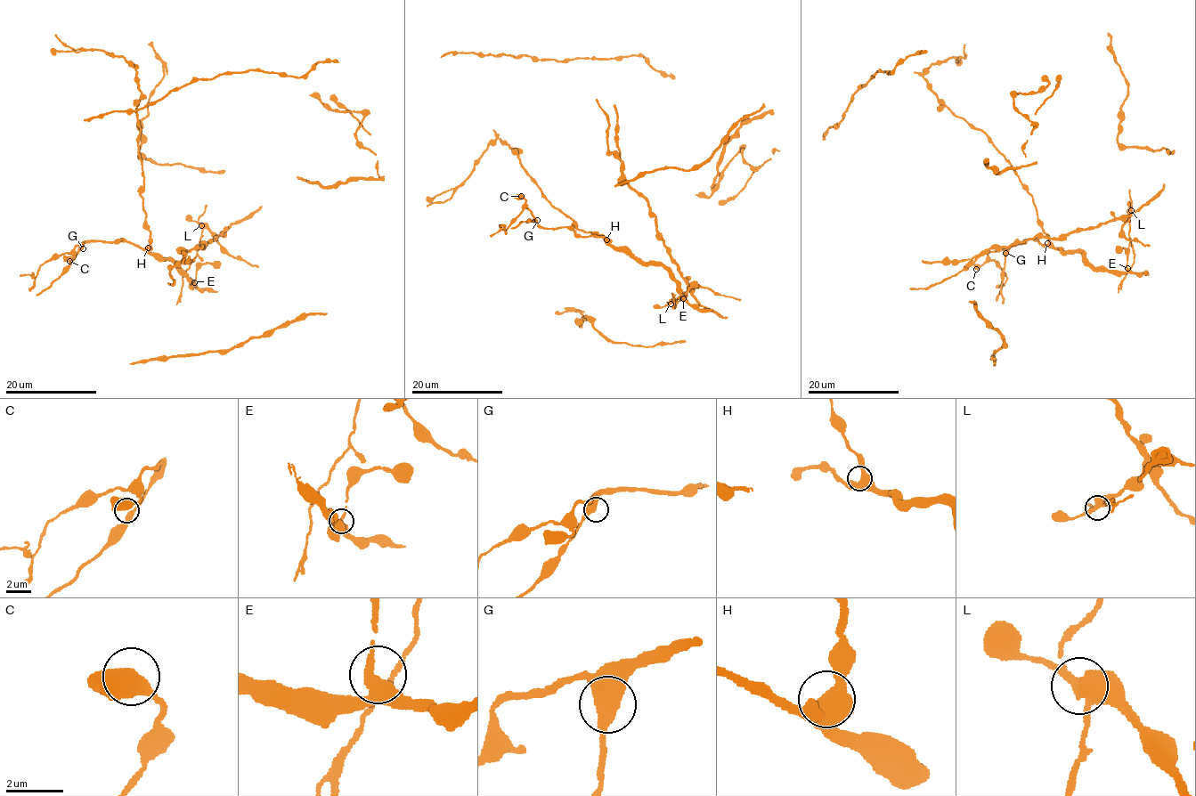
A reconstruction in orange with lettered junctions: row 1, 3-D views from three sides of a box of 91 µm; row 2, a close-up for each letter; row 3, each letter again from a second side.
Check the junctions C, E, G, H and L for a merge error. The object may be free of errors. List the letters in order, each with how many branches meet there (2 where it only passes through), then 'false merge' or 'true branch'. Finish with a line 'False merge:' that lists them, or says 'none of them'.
C: 3 branches meet; true branch
E: 3 branches meet; true branch
G: 3 branches meet; true branch
H: 3 branches meet; true branch
L: 3 branches meet; false merge
False merge: L

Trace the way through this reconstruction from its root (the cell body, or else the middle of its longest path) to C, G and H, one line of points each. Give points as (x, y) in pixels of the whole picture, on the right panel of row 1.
C: (1096, 270), (1079, 253), (1066, 253), (1033, 239), (991, 251), (988, 259), (976, 269)
G: (1096, 270), (1079, 253), (1066, 253), (1033, 239), (1012, 245), (1005, 253)
H: (1096, 270), (1079, 253), (1066, 253), (1047, 243)

